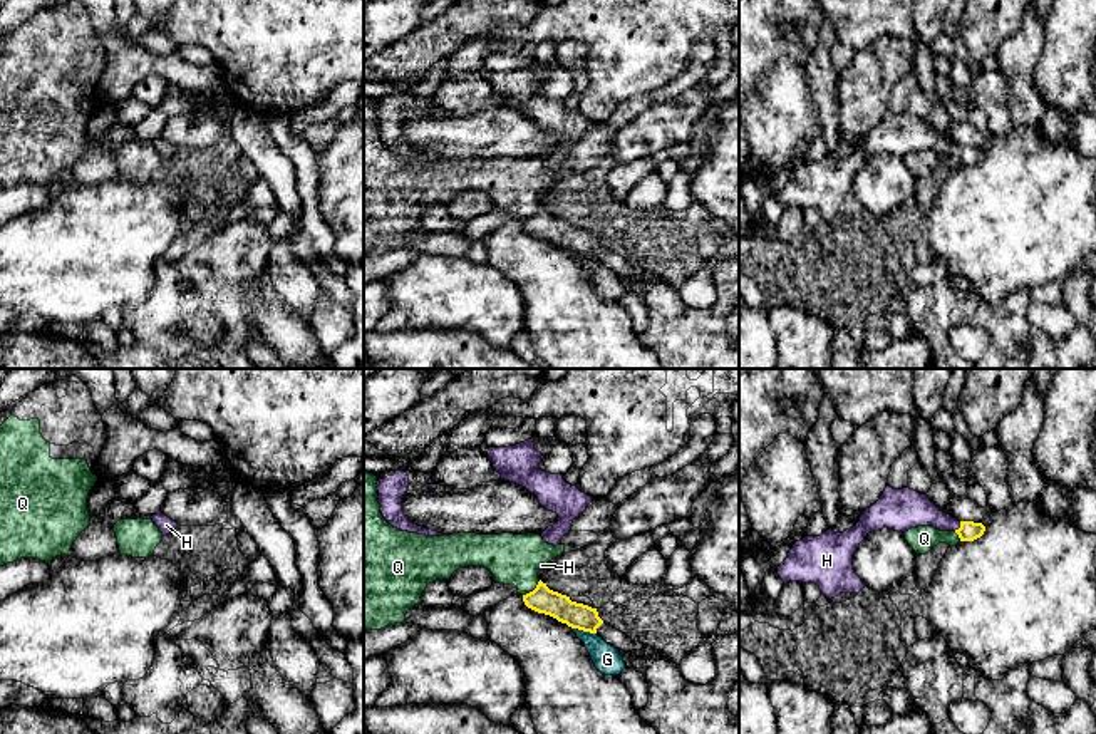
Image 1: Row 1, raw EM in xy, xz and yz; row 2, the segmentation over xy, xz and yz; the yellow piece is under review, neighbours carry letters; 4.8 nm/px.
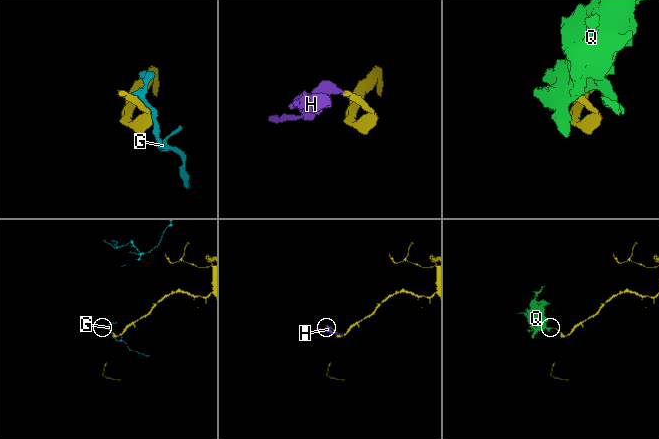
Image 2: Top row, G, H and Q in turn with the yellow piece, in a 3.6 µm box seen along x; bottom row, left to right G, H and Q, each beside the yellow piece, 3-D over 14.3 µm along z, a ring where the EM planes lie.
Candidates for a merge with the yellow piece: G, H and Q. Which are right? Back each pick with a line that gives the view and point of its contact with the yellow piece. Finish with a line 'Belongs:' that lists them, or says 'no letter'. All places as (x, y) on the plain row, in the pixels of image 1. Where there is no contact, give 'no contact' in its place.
H: meets yellow in yz at (961, 151)
Belongs: H

